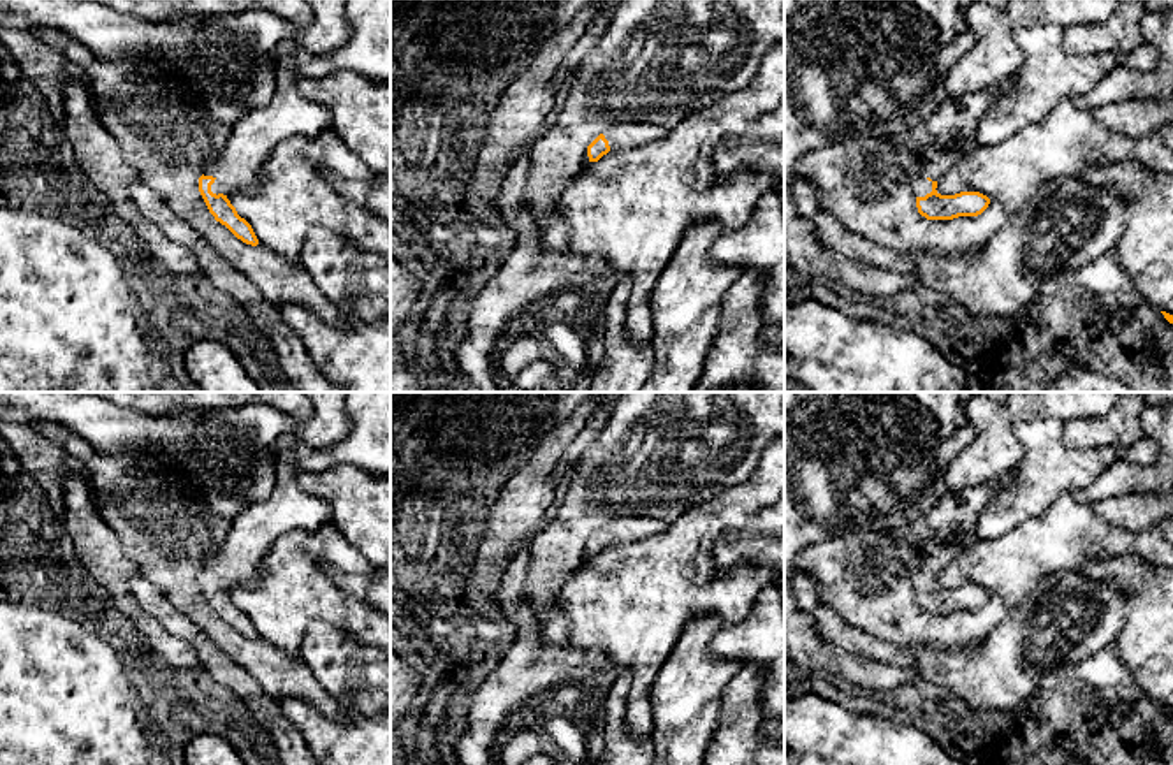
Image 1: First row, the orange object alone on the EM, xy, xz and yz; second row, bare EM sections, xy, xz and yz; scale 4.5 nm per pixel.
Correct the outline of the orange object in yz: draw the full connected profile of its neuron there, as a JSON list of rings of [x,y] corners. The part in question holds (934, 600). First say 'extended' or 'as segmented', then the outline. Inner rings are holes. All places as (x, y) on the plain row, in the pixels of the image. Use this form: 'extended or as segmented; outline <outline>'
extended; outline [[[923,549],[923,559],[916,572],[913,572],[913,587],[916,601],[927,614],[953,614],[958,610],[981,608],[990,593],[980,586],[960,586],[955,589],[941,589],[937,575],[950,561],[951,549]]]

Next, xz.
extended; outline [[[652,517],[610,519],[587,540],[587,550],[589,556],[598,556],[608,545],[640,540],[665,528],[667,522],[663,519]]]

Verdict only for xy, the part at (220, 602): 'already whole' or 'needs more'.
needs more

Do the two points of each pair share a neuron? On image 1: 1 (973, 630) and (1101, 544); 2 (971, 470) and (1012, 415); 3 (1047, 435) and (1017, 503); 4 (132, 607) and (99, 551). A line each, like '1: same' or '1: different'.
1: different
2: same
3: same
4: same

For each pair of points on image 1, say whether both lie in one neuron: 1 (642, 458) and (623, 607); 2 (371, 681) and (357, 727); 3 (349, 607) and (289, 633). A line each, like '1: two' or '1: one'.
1: two
2: two
3: one

